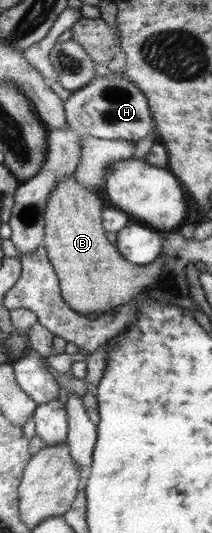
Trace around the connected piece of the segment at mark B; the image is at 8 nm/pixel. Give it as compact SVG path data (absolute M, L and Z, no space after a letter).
M74 174L60 178L48 192L44 206L43 245L57 276L62 301L78 315L114 311L159 282L162 250L150 264L135 265L126 261L100 228L100 200L80 186Z

